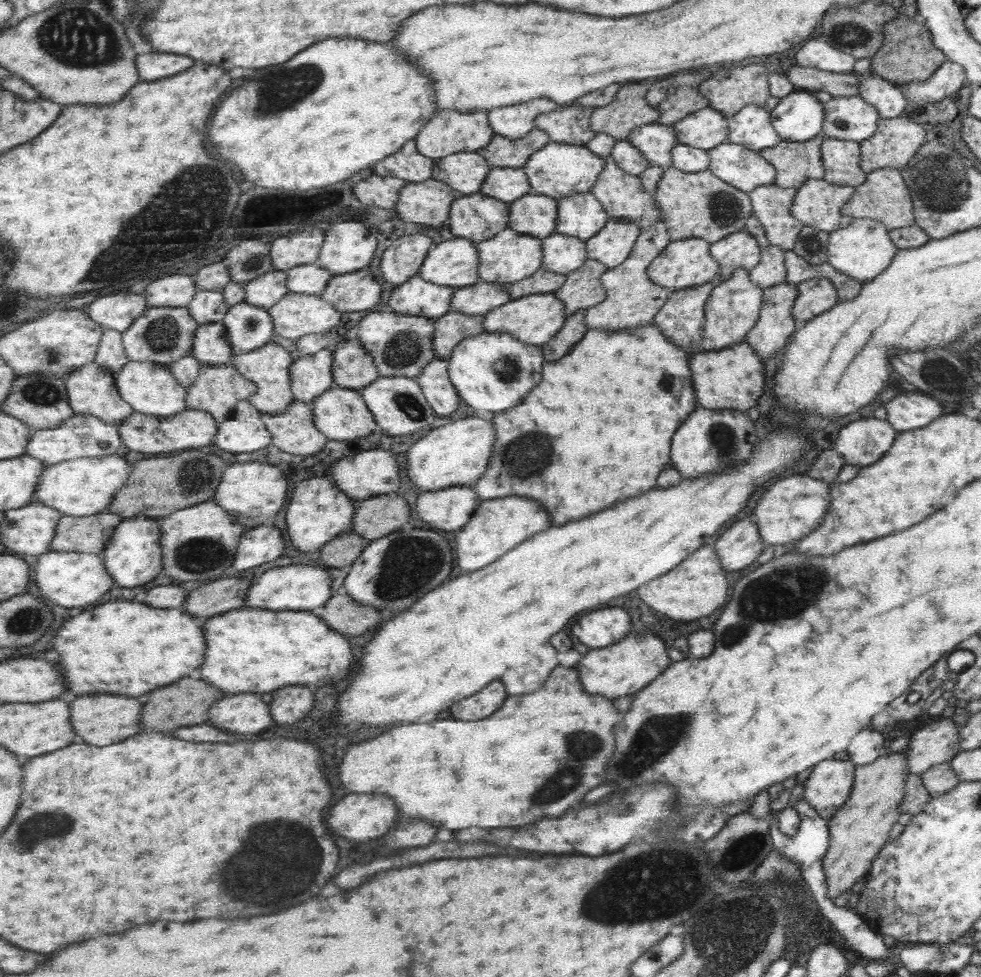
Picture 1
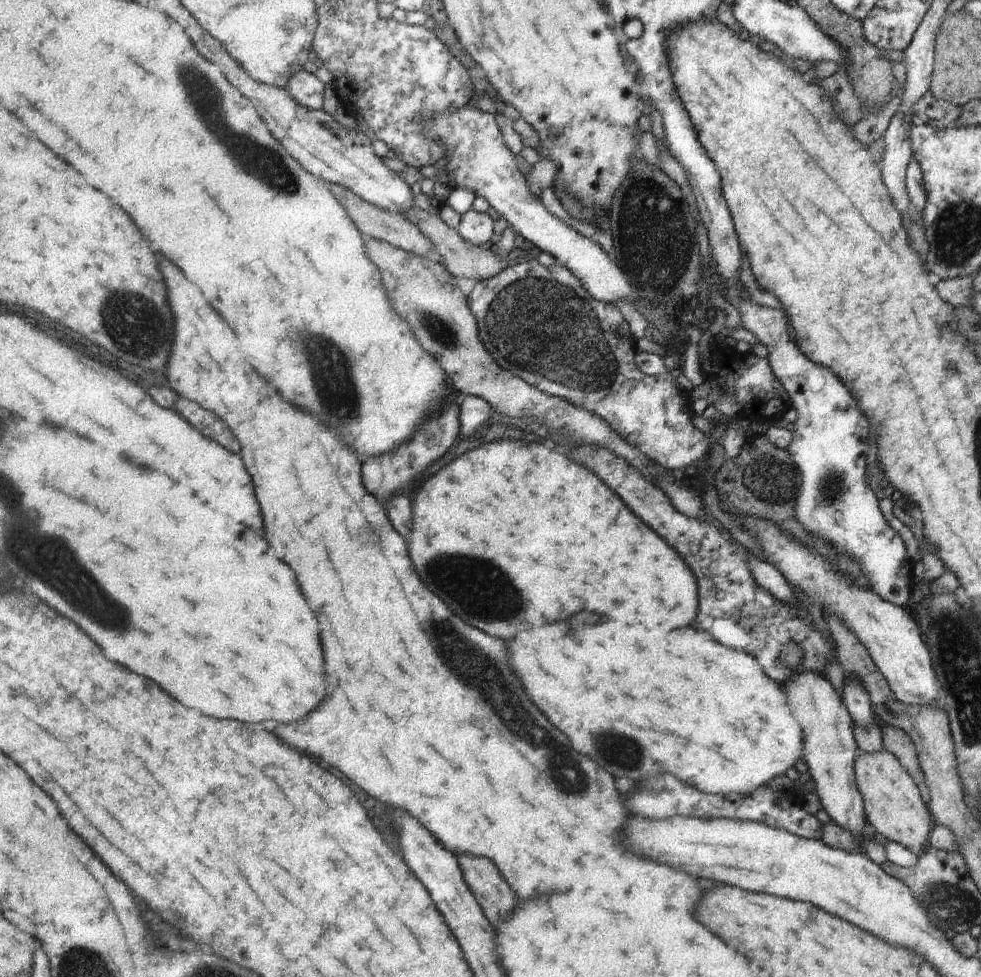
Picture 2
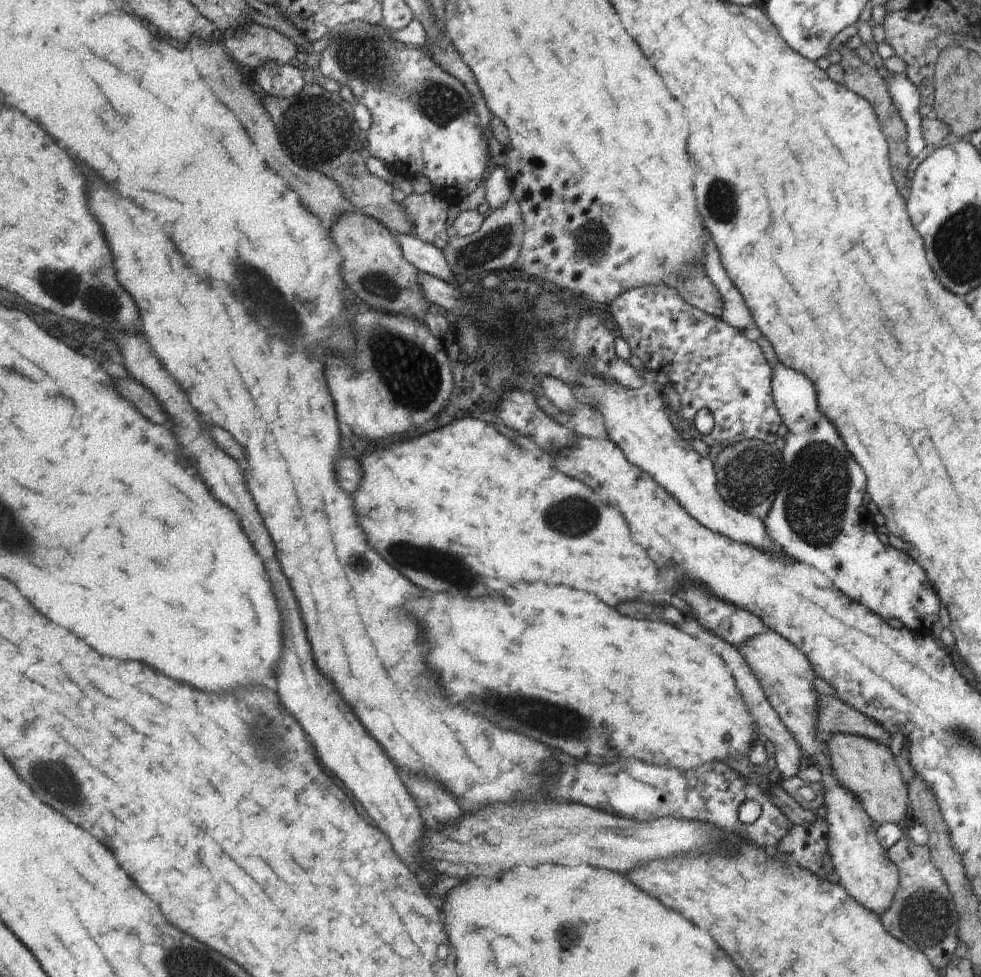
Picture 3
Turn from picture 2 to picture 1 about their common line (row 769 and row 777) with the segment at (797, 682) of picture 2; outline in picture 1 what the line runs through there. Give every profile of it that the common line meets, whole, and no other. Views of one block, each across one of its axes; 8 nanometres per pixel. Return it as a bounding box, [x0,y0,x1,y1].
[801,760,855,820]

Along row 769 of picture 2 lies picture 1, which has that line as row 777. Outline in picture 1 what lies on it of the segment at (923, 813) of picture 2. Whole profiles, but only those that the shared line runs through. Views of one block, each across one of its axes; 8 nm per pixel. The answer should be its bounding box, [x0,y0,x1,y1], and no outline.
[823,754,907,900]

